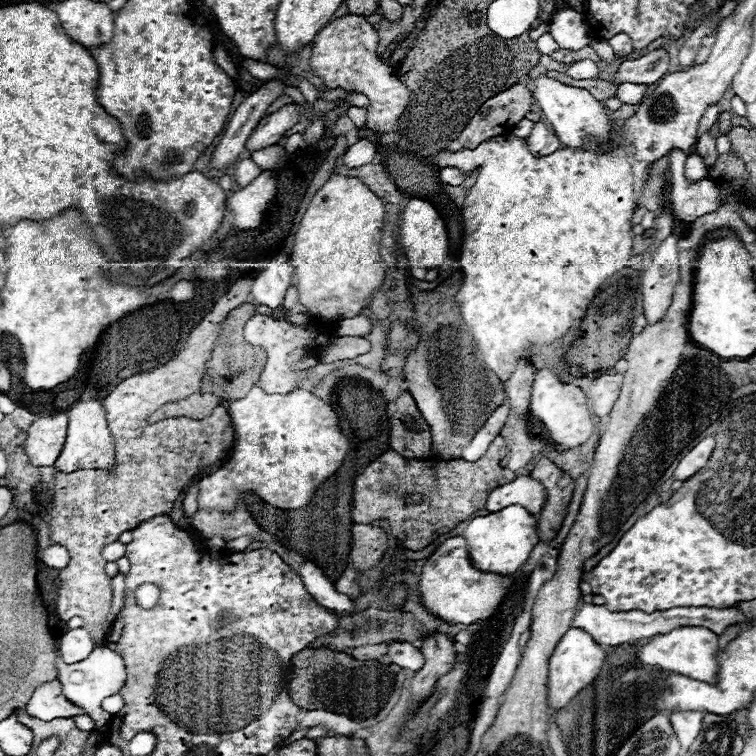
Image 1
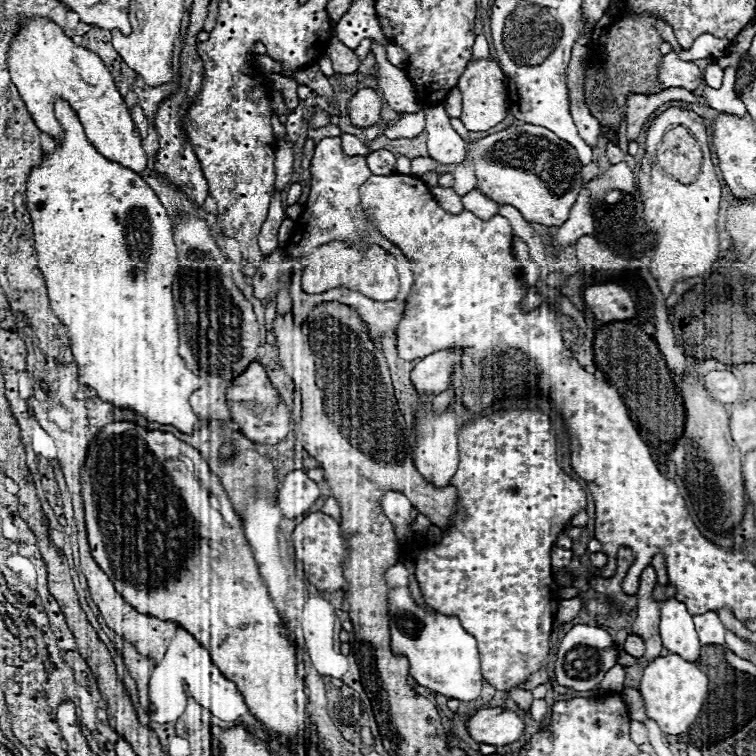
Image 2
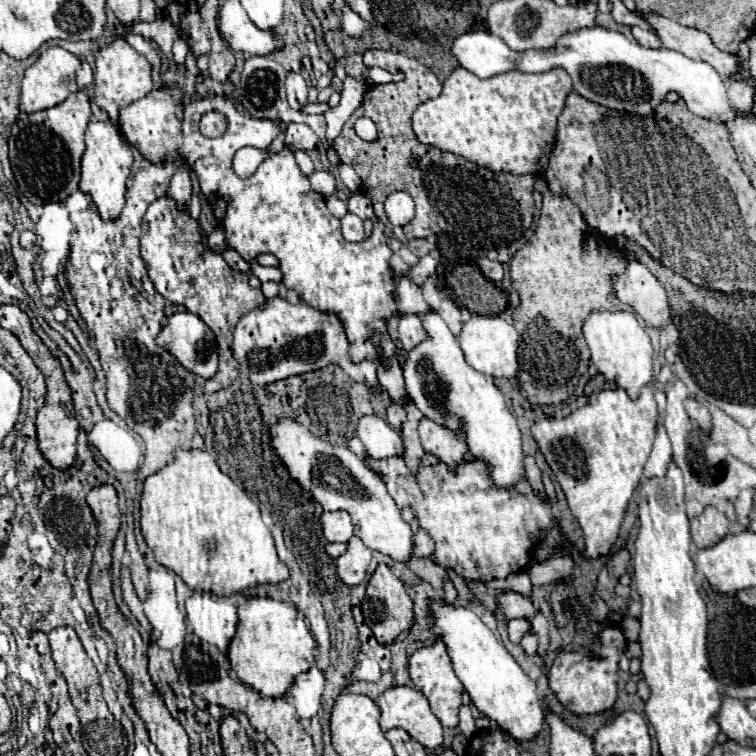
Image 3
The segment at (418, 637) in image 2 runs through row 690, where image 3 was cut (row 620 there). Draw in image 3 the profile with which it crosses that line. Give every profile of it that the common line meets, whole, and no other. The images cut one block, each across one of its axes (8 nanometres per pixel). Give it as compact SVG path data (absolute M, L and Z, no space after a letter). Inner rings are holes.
M432 602L432 616L432 632L446 642L454 672L468 690L472 704L484 716L498 722L498 726L514 740L534 740L544 724L544 710L540 706L536 682L524 674L504 644L494 638L472 610L464 606L450 606L446 602Z

